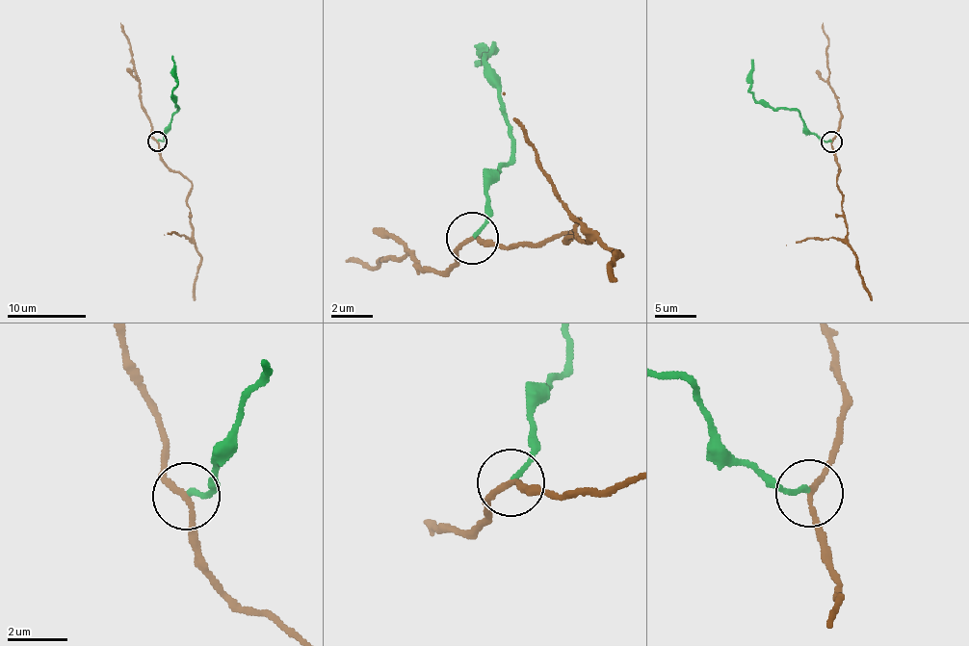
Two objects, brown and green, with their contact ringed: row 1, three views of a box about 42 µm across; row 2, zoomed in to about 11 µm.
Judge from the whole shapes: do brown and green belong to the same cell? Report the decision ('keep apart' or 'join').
keep apart

